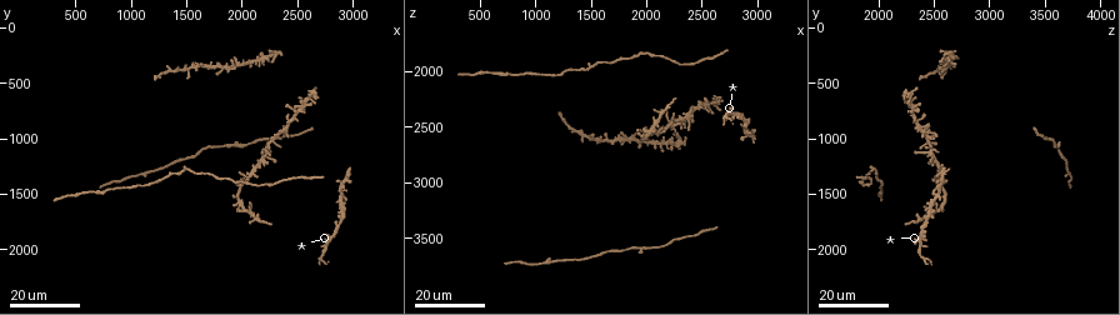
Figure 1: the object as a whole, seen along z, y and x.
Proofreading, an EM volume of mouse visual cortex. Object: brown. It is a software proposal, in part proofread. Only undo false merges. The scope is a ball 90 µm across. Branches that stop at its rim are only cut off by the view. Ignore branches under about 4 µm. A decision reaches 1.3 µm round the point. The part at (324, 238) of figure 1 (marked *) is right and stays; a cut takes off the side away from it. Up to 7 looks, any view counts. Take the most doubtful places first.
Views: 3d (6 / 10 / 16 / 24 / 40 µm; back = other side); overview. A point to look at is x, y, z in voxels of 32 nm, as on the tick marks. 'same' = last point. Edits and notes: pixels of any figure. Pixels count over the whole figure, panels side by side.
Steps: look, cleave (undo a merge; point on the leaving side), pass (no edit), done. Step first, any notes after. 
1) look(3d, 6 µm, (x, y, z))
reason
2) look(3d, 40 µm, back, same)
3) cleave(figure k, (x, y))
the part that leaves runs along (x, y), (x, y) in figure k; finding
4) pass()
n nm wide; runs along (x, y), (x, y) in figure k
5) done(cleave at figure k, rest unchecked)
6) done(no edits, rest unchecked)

look(3d, 16 µm, (1900, 1080, 3600))
thin neck

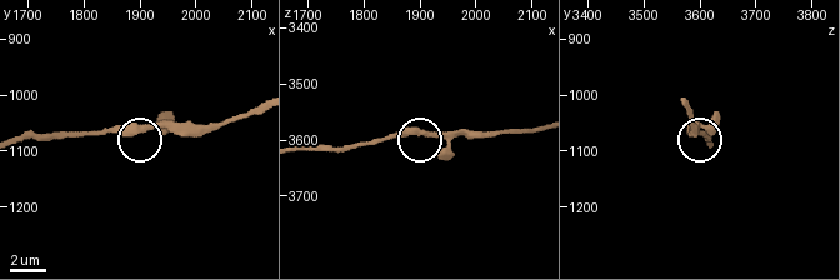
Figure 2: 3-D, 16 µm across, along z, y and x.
look(3d, 6 µm, (1930, 1055, 3590))
closer look

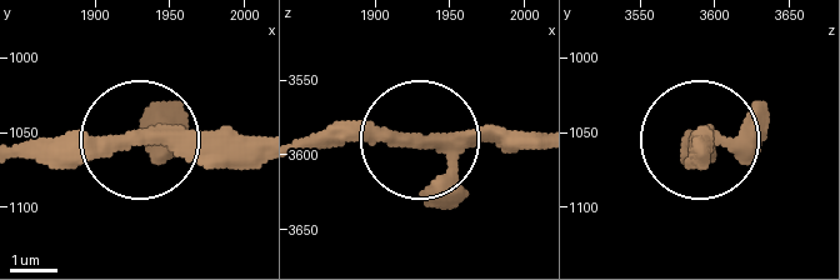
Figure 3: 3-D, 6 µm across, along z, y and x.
pass()
runs along (256, 135), (21, 143) in figure 3; all the same neuron

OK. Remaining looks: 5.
look(3d, 16 µm, (1460, 1280, 1980))
thin neck

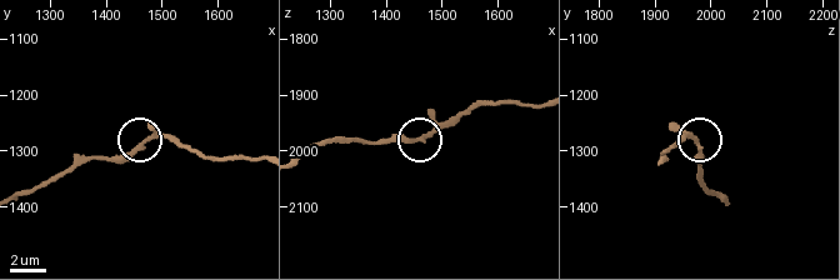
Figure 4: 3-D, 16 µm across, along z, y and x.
look(3d, 6 µm, (1475, 1280, 1970))

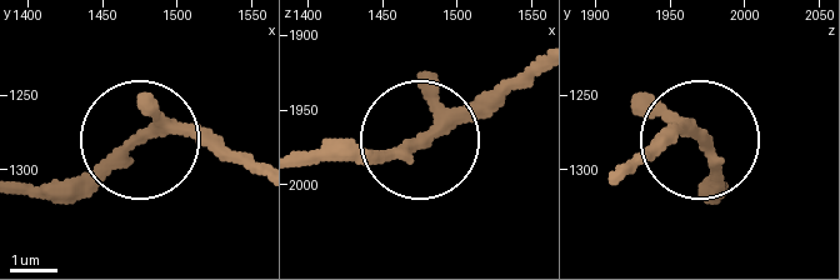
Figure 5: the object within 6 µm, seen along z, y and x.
pass()
220 nm wide; runs along (254, 174), (195, 141), (146, 134), (44, 189) in figure 5; one neuron here

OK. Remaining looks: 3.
look(3d, 16 µm, (2380, 940, 2400))
small branch off a trunk

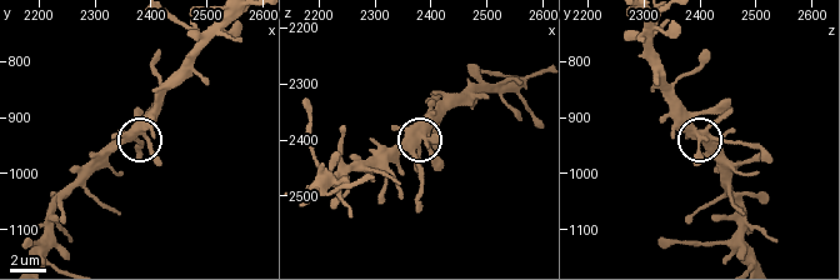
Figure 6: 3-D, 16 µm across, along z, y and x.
look(3d, 10 µm, (2365, 935, 2415))

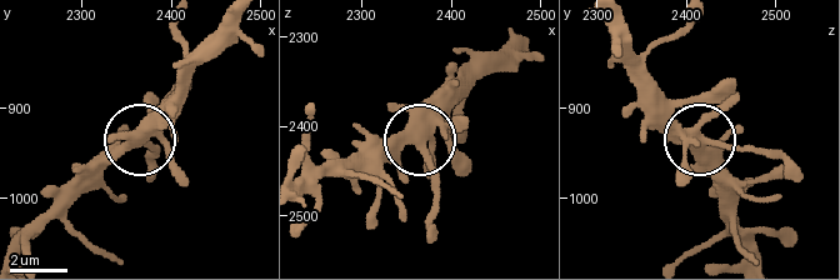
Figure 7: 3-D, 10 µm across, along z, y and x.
pass()
runs along (300, 191), (329, 173), (373, 170), (420, 141), (436, 214) in figure 7; all the same neuron

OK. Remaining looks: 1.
done(no edits, rest unchecked)

